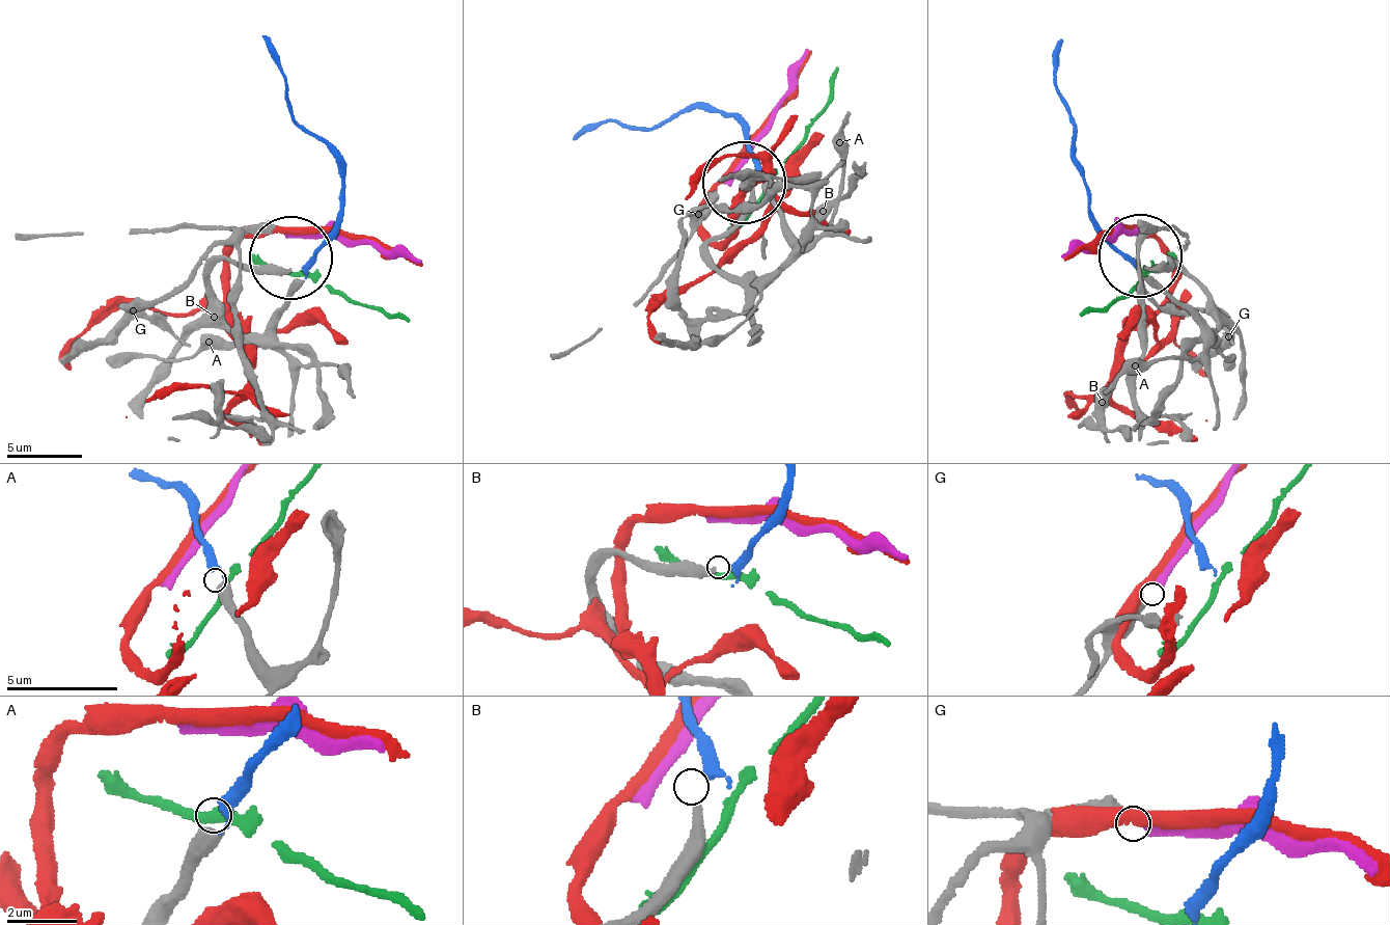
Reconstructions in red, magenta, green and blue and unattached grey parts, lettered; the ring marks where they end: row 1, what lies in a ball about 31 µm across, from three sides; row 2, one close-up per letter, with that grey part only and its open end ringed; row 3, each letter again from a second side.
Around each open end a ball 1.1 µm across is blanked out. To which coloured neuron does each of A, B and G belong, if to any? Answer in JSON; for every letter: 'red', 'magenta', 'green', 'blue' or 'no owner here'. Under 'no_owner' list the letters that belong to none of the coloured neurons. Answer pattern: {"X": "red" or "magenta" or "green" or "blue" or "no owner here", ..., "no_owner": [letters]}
{"A": "blue", "B": "no owner here", "G": "magenta", "no_owner": ["B"]}

